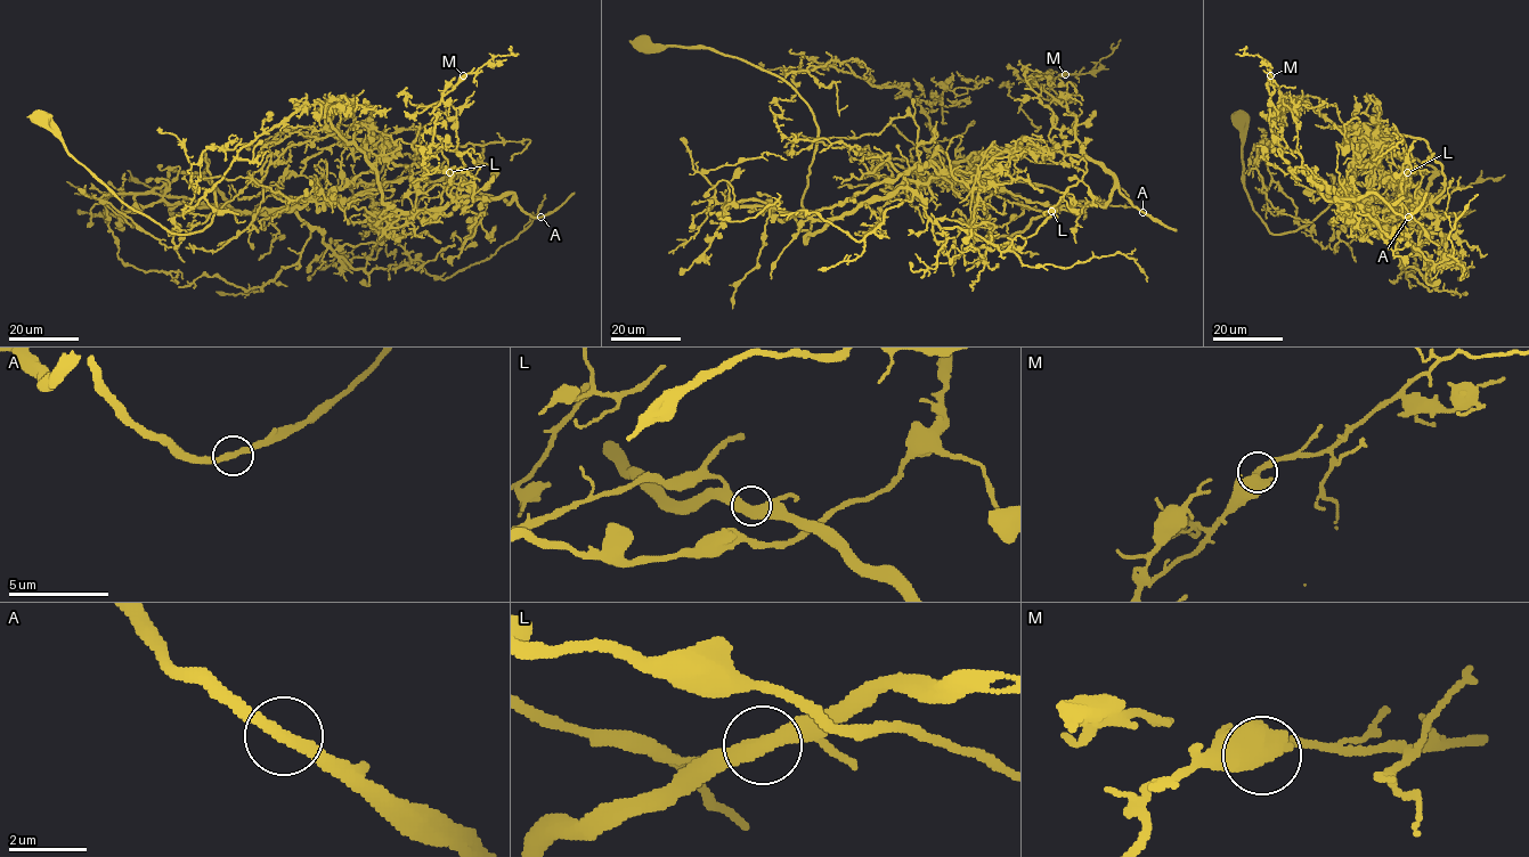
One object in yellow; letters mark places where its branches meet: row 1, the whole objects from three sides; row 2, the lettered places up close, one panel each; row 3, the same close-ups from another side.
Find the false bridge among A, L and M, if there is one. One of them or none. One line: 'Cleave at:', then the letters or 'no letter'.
Cleave at: L

